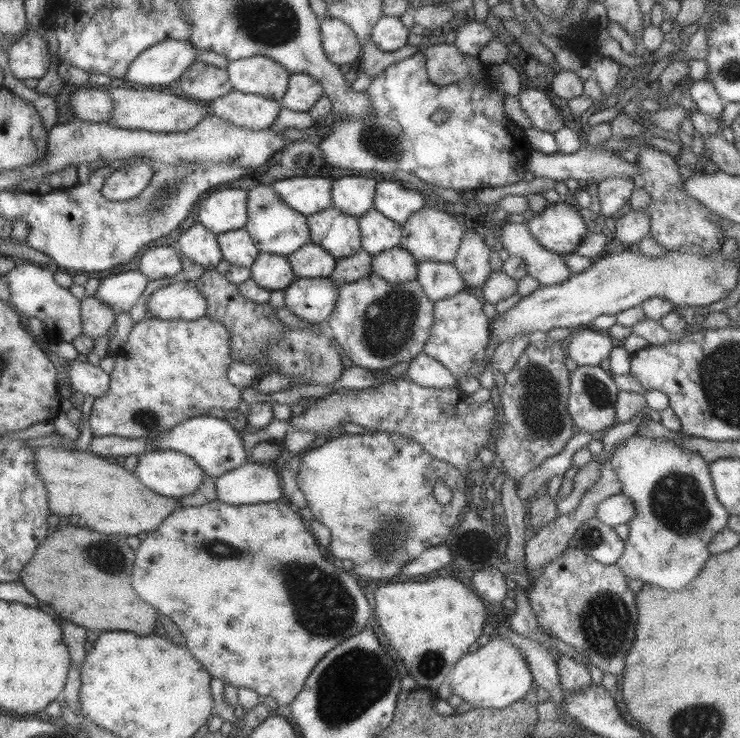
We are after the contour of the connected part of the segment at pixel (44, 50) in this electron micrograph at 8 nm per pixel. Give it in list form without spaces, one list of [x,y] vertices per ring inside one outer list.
[[[27,32],[23,36],[19,36],[19,40],[15,40],[11,44],[11,48],[7,51],[9,70],[13,77],[19,80],[23,79],[40,79],[49,68],[50,55],[48,44],[41,38],[41,32]]]

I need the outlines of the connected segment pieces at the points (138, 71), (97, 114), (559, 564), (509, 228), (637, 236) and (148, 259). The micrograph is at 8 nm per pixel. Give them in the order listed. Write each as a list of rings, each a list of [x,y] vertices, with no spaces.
[[[185,40],[159,42],[131,62],[123,79],[147,88],[169,86],[196,62],[197,52],[195,46]]]
[[[89,85],[69,94],[69,106],[74,118],[94,123],[106,122],[112,109],[111,99],[104,88],[96,90]]]
[[[567,547],[555,561],[545,565],[545,569],[531,578],[528,601],[541,631],[549,630],[552,637],[573,647],[591,666],[600,668],[602,672],[615,676],[620,674],[624,667],[626,652],[635,640],[638,610],[636,594],[629,589],[626,577],[616,564],[603,565],[585,555],[577,547]]]
[[[517,218],[506,222],[501,226],[499,237],[501,248],[508,252],[508,256],[521,258],[526,274],[538,280],[539,286],[559,284],[572,275],[562,255],[541,246],[525,222]]]
[[[646,209],[632,210],[614,219],[615,232],[609,234],[609,238],[621,246],[634,249],[639,240],[647,236],[649,227]]]
[[[172,243],[150,247],[138,260],[138,271],[144,274],[147,280],[174,276],[181,272],[181,261],[176,253],[176,246]]]

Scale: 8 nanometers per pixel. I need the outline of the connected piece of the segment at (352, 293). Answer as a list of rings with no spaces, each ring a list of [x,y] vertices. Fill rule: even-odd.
[[[371,273],[338,287],[335,307],[325,325],[353,365],[375,372],[411,360],[423,350],[430,335],[433,304],[417,280],[391,284]]]

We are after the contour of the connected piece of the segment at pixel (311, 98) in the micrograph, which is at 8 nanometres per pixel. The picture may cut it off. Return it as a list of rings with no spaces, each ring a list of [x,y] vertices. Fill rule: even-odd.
[[[289,73],[287,91],[281,97],[280,106],[293,112],[307,112],[324,95],[321,84],[302,73]]]

